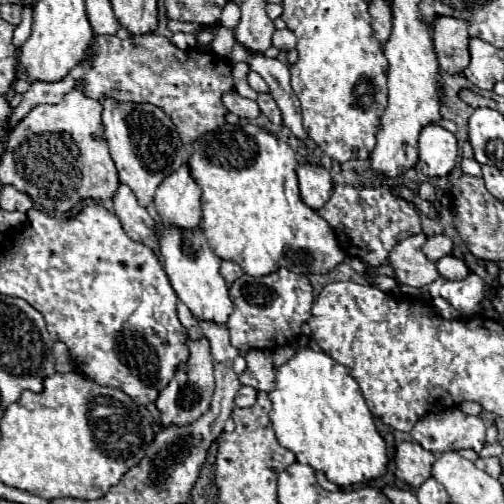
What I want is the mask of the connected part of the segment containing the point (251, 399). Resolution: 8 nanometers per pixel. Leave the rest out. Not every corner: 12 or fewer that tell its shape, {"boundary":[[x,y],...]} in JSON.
{"boundary":[[240,387],[234,403],[236,407],[252,407],[256,391]]}

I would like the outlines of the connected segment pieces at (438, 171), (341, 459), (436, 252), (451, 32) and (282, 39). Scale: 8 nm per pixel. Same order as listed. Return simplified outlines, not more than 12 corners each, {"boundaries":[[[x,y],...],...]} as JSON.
{"boundaries":[[[432,123],[422,129],[418,169],[448,175],[458,157],[456,137]],[[300,349],[276,369],[282,447],[340,487],[386,473],[350,369]],[[432,235],[424,245],[428,259],[438,261],[452,253],[448,235]],[[436,17],[434,51],[442,71],[468,61],[468,21]],[[290,29],[274,31],[272,45],[280,51],[296,49]]]}

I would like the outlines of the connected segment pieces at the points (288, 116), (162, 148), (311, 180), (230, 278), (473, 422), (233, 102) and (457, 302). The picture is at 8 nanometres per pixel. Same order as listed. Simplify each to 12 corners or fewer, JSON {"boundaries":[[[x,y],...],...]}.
{"boundaries":[[[246,53],[244,61],[270,87],[284,125],[306,137],[290,71],[278,59]],[[102,99],[118,177],[148,207],[188,161],[174,123],[150,103]],[[314,163],[298,167],[302,201],[320,209],[334,187],[330,173]],[[222,261],[220,273],[228,285],[244,275],[238,263]],[[428,413],[412,429],[432,453],[484,447],[480,417]],[[224,93],[222,103],[230,113],[254,119],[260,115],[258,103]],[[476,273],[454,283],[422,287],[425,301],[440,295],[462,315],[480,313],[484,281]]]}

